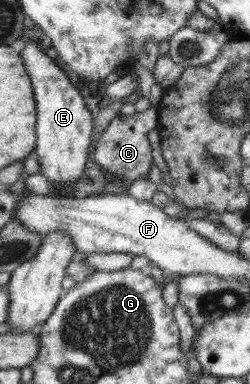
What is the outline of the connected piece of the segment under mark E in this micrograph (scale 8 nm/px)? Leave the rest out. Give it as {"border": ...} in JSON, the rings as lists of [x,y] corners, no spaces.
{"border":[[[27,43],[25,65],[29,67],[29,75],[33,75],[33,87],[37,95],[38,122],[36,125],[36,153],[41,174],[51,180],[59,188],[67,188],[83,178],[89,161],[89,147],[93,140],[96,125],[93,115],[87,109],[87,103],[81,91],[71,83],[67,73],[37,45]]]}

